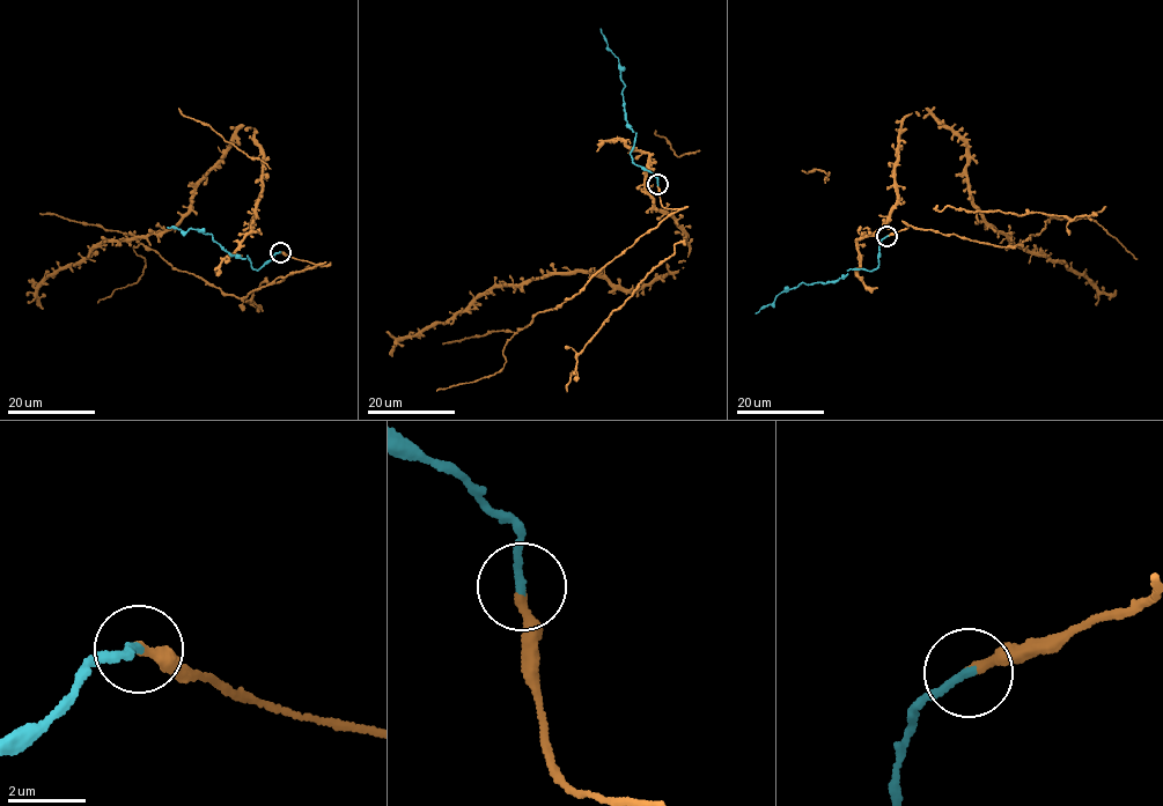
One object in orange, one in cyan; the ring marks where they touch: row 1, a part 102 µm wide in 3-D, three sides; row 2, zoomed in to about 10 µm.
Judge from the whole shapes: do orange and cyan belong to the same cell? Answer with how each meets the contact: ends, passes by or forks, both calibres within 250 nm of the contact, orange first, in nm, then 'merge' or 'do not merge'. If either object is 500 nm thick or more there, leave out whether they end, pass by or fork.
orange ends; cyan ends; calibres 240 and 240 nm; merge

